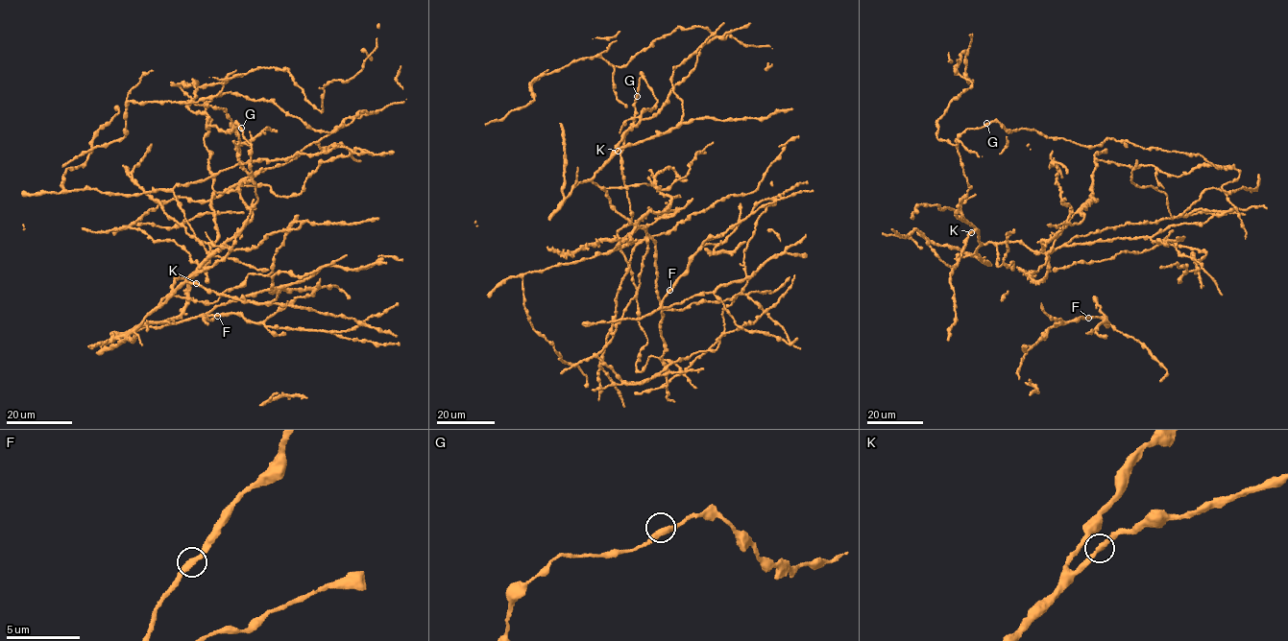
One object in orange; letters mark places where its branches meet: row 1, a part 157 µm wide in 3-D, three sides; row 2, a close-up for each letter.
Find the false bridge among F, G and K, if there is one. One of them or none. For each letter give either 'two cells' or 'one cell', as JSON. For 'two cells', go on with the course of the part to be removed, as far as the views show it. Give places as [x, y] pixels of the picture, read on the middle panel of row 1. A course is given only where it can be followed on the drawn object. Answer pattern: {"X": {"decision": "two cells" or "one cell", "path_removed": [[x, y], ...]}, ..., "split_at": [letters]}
{"F": {"decision": "one cell"}, "G": {"decision": "one cell"}, "K": {"decision": "one cell"}, "split_at": []}

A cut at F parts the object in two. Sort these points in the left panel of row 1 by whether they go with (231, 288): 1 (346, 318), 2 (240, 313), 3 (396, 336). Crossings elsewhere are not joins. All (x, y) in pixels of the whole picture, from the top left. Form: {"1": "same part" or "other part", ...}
{"1": "same part", "2": "other part", "3": "same part"}

